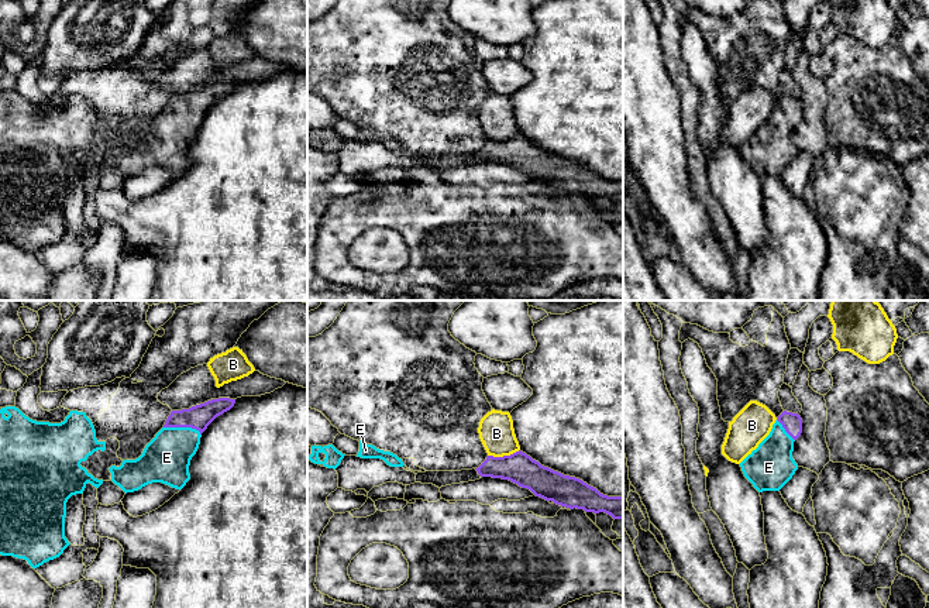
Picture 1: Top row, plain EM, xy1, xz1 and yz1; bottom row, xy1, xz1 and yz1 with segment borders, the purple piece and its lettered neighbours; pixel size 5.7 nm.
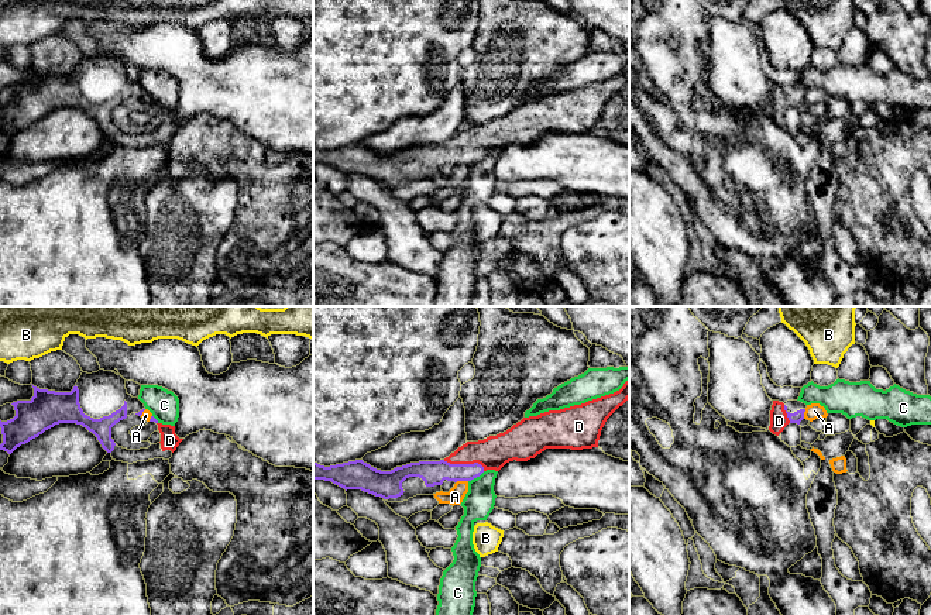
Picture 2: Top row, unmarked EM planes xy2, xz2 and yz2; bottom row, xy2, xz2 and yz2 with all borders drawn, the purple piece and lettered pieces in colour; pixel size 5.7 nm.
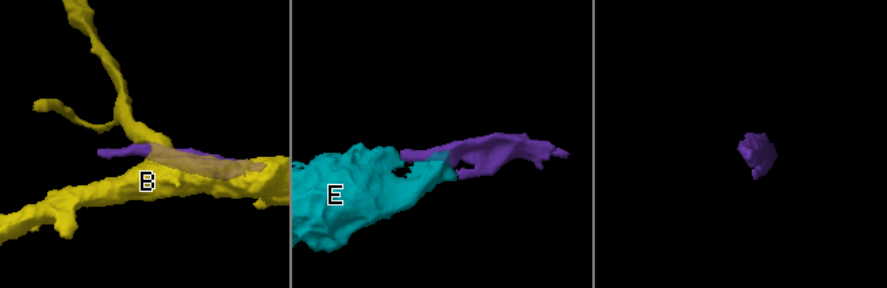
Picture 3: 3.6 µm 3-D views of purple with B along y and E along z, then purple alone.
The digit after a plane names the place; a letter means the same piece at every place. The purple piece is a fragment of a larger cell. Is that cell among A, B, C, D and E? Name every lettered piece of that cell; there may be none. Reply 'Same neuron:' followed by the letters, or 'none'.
Same neuron: D, E

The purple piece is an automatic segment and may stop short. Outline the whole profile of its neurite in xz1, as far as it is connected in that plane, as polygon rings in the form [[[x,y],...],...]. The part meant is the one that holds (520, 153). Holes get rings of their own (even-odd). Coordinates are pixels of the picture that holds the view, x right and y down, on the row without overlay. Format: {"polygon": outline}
{"polygon": [[[520,134],[503,141],[488,140],[475,154],[481,161],[509,164],[536,181],[570,193],[605,196],[613,203],[623,203],[623,179],[603,179],[579,162],[541,150]]]}

